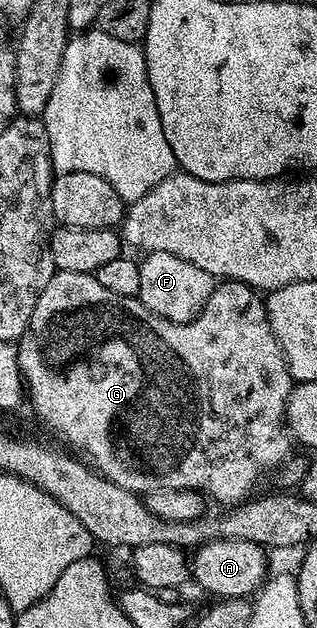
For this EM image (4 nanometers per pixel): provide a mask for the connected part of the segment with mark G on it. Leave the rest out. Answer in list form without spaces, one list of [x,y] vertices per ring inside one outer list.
[[[57,270],[50,282],[46,282],[46,290],[42,290],[38,306],[34,306],[34,314],[30,314],[28,328],[18,341],[16,357],[20,363],[20,374],[24,378],[27,403],[32,403],[37,418],[50,431],[57,432],[77,457],[87,461],[110,482],[131,492],[147,494],[159,488],[189,488],[192,492],[203,494],[209,501],[217,500],[220,506],[235,506],[249,499],[257,491],[256,483],[267,472],[275,473],[280,465],[293,455],[294,441],[286,427],[284,411],[294,381],[268,322],[265,301],[261,293],[249,284],[237,280],[223,281],[219,286],[213,287],[206,306],[195,320],[188,324],[178,324],[146,310],[144,303],[135,296],[122,298],[122,294],[113,294],[112,291],[106,290],[91,272]]]

